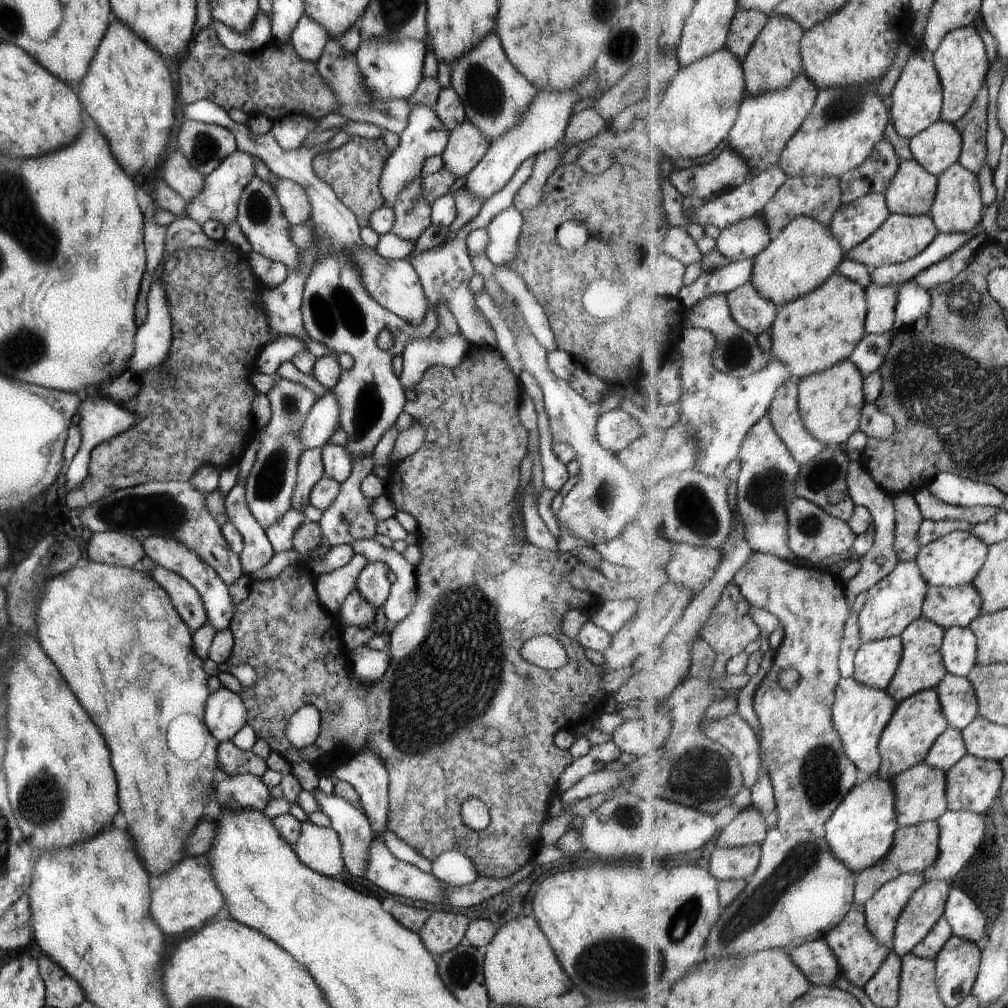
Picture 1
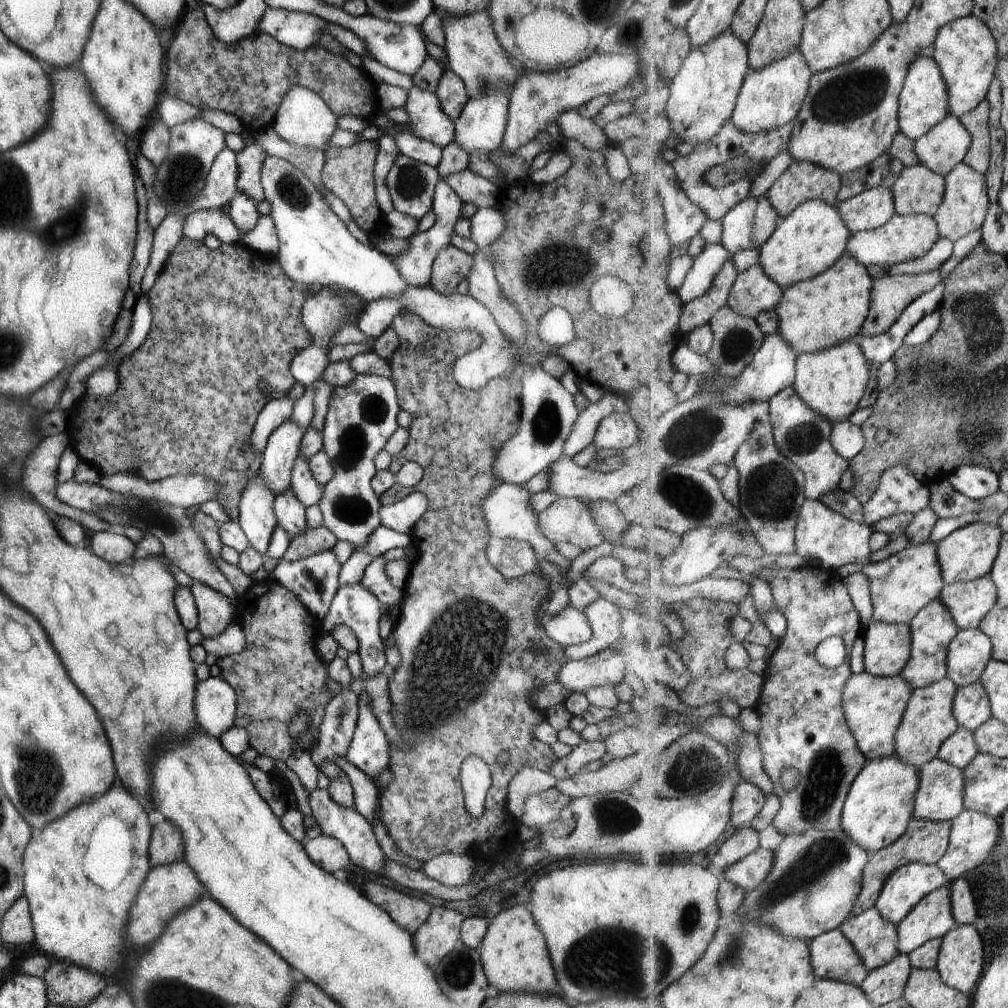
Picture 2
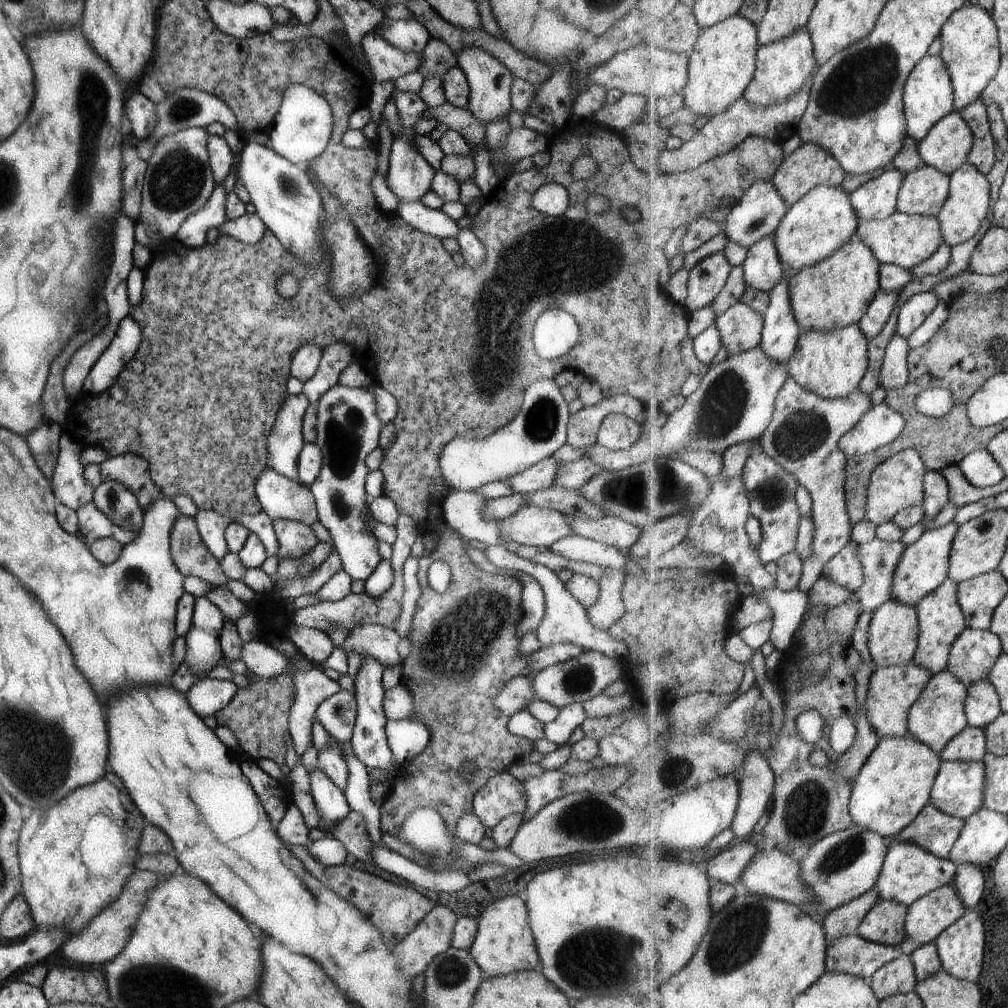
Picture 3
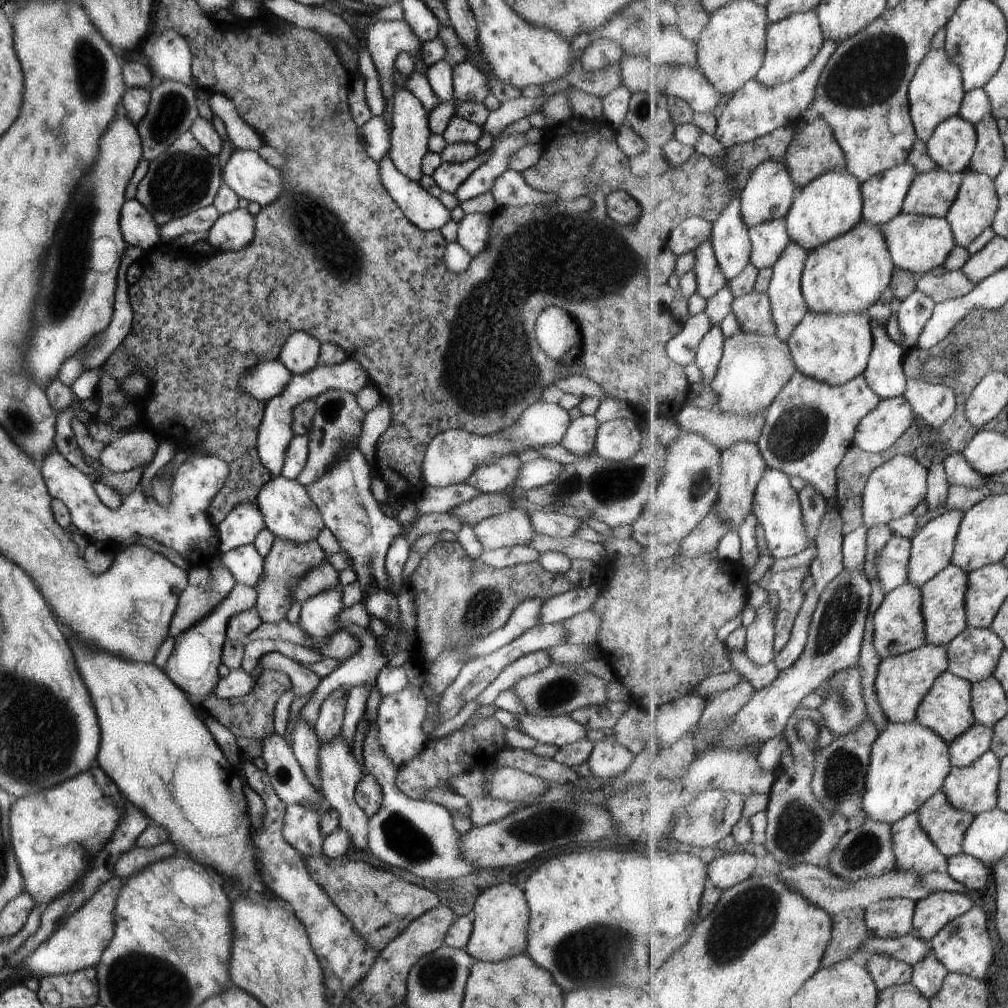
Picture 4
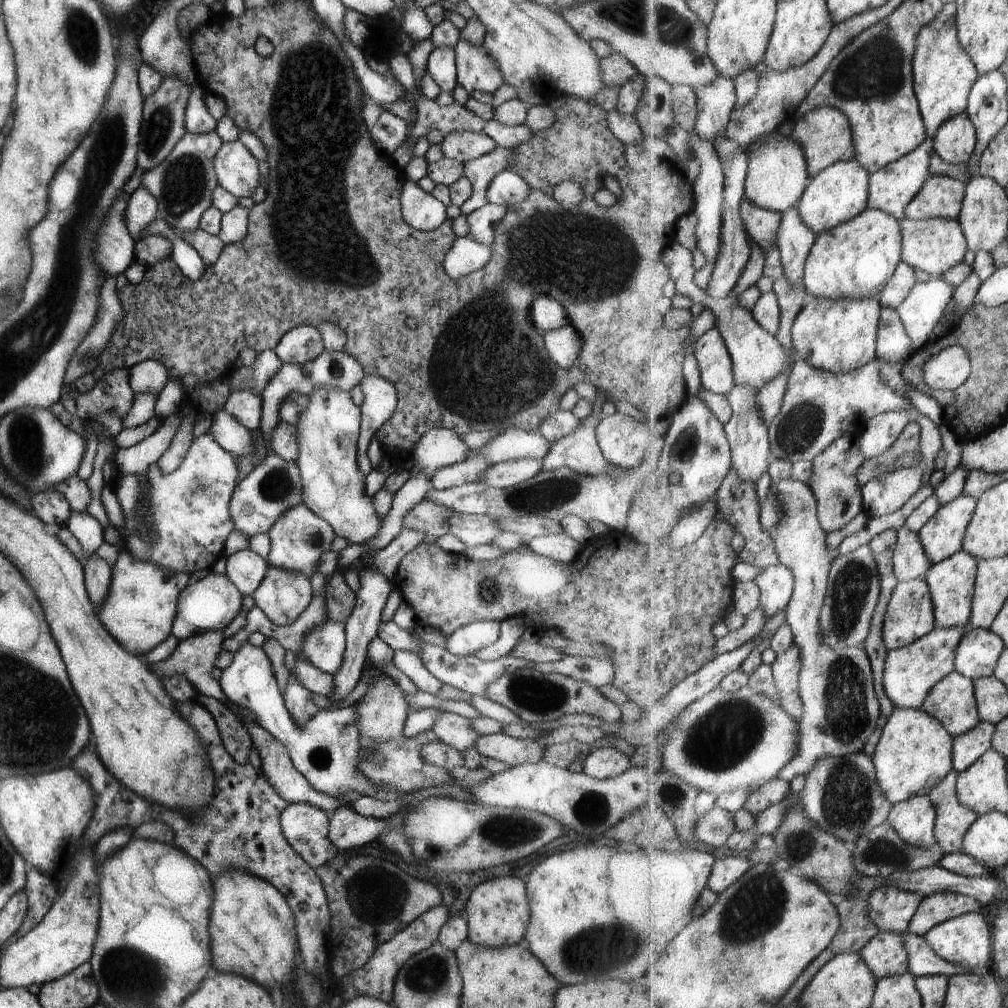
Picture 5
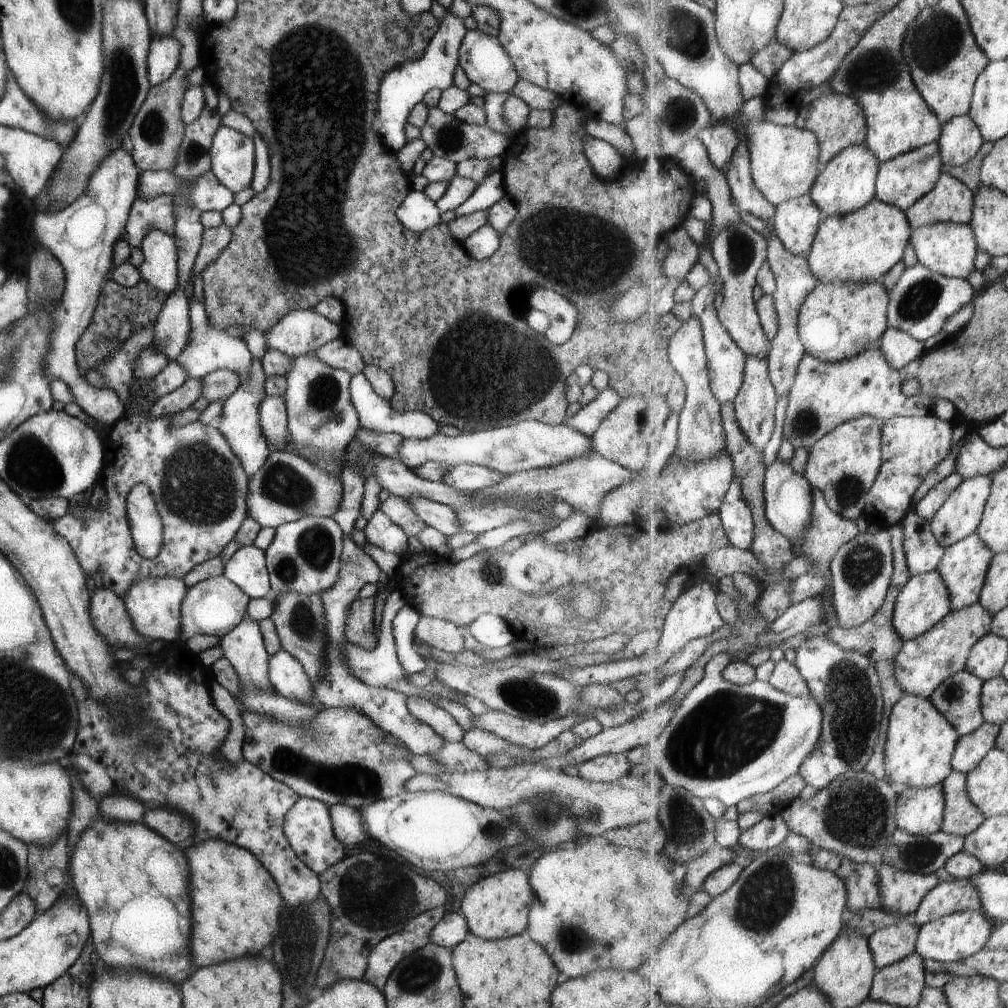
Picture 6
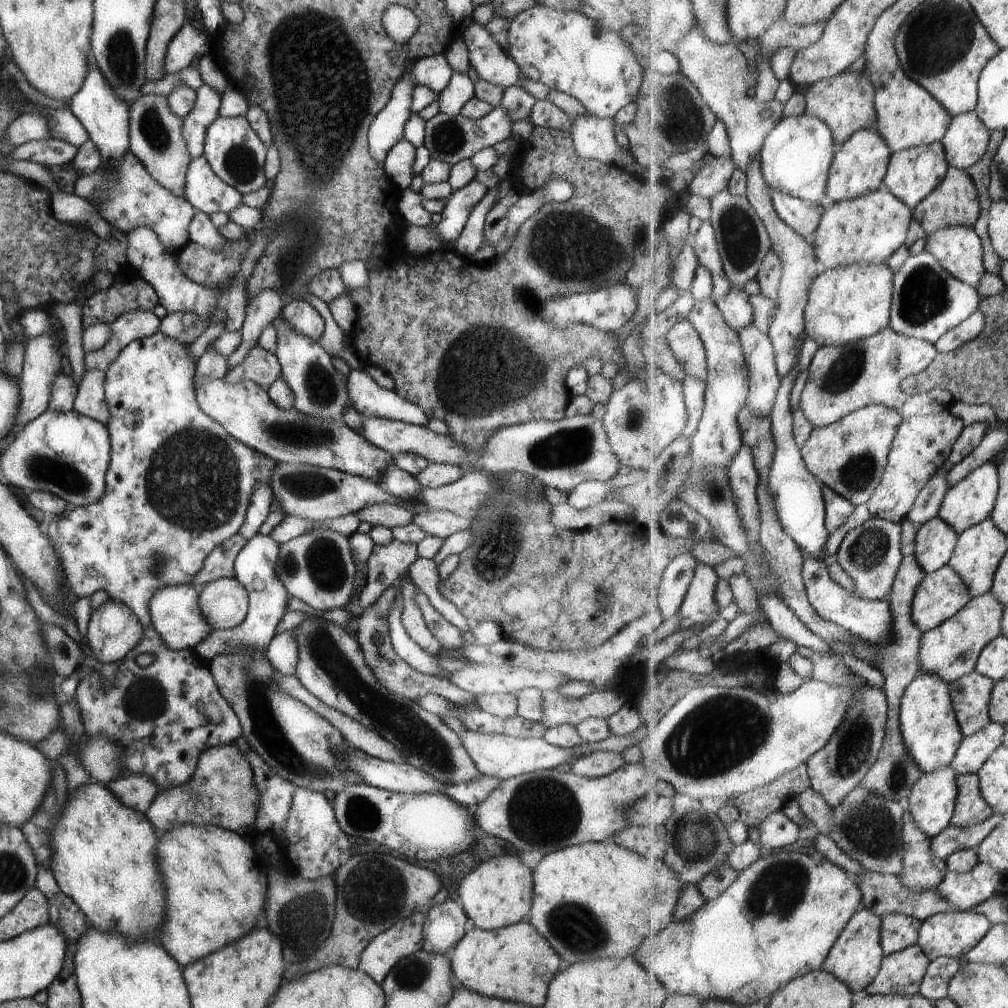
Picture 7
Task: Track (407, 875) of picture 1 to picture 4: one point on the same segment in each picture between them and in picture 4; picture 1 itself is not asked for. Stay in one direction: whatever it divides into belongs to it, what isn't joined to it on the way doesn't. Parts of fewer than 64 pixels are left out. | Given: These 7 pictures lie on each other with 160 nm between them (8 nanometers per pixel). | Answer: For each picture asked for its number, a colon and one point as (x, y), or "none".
2: (345, 824)
3: (331, 805)
4: (303, 741)

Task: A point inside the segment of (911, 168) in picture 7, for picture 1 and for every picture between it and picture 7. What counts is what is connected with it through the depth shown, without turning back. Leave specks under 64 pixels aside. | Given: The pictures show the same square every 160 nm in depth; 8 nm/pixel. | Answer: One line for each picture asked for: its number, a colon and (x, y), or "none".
1: (857, 221)
2: (871, 209)
3: (878, 199)
4: (884, 196)
5: (892, 188)
6: (908, 178)

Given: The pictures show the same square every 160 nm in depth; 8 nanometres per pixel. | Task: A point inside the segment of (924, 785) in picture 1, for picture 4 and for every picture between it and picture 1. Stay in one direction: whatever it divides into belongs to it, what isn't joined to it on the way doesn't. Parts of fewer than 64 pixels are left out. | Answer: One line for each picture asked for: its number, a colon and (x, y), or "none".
2: (941, 797)
3: (959, 789)
4: (976, 788)

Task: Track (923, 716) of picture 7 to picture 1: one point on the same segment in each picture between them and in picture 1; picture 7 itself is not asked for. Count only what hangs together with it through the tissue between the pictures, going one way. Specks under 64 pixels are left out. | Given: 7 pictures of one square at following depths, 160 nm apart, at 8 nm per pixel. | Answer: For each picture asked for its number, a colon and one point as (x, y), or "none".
1: (862, 831)
2: (880, 805)
3: (895, 784)
4: (910, 763)
5: (915, 753)
6: (921, 745)

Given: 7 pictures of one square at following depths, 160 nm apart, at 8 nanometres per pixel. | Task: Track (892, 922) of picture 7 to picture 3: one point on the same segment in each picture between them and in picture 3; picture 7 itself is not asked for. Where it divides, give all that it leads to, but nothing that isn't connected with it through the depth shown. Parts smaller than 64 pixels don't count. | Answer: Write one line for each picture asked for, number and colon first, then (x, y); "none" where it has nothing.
3: (898, 976)
4: (886, 971)
5: (886, 954)
6: (896, 942)

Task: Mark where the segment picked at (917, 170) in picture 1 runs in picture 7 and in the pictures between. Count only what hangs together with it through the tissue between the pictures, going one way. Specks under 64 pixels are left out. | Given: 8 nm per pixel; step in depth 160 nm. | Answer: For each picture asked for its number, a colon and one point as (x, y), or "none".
2: (919, 191)
3: (924, 192)
4: (933, 194)
5: (941, 197)
6: (951, 201)
7: (957, 202)

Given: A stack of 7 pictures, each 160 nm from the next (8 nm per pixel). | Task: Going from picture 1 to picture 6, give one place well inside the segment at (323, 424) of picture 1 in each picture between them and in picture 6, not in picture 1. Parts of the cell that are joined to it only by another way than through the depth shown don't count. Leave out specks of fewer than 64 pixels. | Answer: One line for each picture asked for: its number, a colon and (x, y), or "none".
2: (282, 444)
3: (280, 498)
4: (287, 511)
5: (298, 537)
6: (304, 556)

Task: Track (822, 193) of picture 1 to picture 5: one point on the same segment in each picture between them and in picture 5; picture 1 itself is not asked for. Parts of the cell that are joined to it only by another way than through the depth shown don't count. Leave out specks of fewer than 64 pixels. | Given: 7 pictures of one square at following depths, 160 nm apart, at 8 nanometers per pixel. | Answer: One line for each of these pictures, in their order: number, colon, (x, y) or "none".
2: (804, 181)
3: (809, 166)
4: (815, 151)
5: (825, 135)

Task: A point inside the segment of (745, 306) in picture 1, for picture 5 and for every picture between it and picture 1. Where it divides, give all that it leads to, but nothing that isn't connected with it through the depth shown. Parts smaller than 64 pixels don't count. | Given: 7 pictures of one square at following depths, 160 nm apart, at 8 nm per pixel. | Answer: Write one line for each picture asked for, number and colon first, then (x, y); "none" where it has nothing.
2: (754, 291)
3: (763, 270)
4: (769, 239)
5: (763, 225)

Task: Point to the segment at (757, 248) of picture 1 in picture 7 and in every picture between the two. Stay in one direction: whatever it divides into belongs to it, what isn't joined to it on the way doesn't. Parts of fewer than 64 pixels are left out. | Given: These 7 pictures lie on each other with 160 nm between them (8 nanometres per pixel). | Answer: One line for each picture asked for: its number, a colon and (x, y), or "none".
2: (751, 223)
3: (758, 213)
4: (769, 195)
5: (778, 175)
6: (786, 160)
7: (797, 157)

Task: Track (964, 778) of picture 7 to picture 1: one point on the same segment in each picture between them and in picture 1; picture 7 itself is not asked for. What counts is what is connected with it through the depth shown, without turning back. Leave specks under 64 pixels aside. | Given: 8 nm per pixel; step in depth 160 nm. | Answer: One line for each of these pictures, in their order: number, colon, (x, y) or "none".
1: (916, 848)
2: (926, 842)
3: (937, 832)
4: (947, 825)
5: (954, 818)
6: (962, 817)

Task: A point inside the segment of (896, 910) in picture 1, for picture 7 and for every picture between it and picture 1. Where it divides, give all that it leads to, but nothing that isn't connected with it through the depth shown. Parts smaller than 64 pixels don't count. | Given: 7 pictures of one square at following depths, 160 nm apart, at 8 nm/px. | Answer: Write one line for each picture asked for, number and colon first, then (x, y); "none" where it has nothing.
2: (906, 887)
3: (910, 872)
4: (916, 852)
5: (915, 820)
6: (921, 811)
7: (933, 803)

